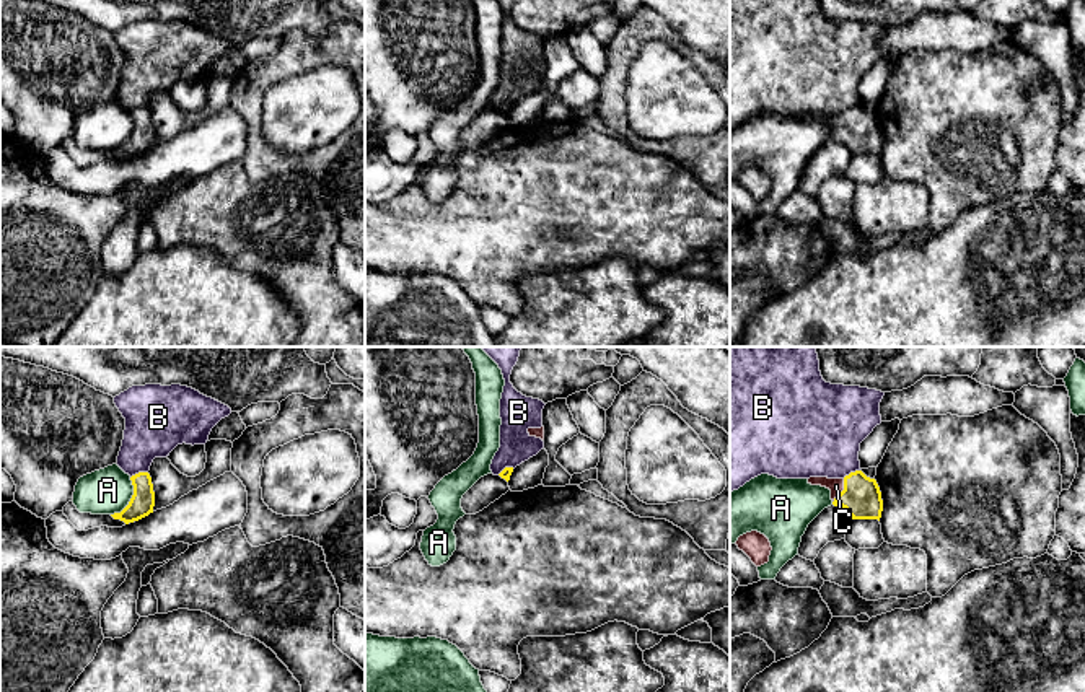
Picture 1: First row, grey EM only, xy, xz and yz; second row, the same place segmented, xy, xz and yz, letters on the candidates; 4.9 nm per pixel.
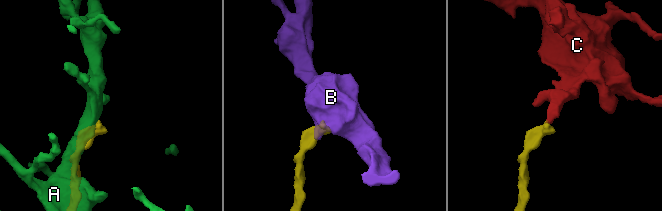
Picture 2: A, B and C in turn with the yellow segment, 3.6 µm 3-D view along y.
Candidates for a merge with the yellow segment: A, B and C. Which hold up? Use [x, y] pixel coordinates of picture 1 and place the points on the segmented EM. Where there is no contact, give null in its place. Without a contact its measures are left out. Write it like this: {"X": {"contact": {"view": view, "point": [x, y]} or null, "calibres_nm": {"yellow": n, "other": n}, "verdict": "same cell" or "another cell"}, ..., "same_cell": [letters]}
{"A": {"contact": {"view": "xy", "point": [131, 499]}, "calibres_nm": {"yellow": 120, "other": 220}, "verdict": "another cell"}, "B": {"contact": {"view": "xy", "point": [139, 473]}, "calibres_nm": {"yellow": 120, "other": 300}, "verdict": "another cell"}, "C": {"contact": {"view": "yz", "point": [843, 490]}, "calibres_nm": {"yellow": 190, "other": 80}, "verdict": "same cell"}, "same_cell": ["C"]}

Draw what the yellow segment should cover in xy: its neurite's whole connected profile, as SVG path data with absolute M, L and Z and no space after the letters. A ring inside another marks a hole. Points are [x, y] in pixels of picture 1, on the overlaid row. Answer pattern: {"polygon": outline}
{"polygon": "M138 472L132 475L130 480L134 485L134 495L129 505L121 513L111 515L114 519L121 519L125 524L148 516L150 513L153 513L155 506L155 492L150 474Z"}

